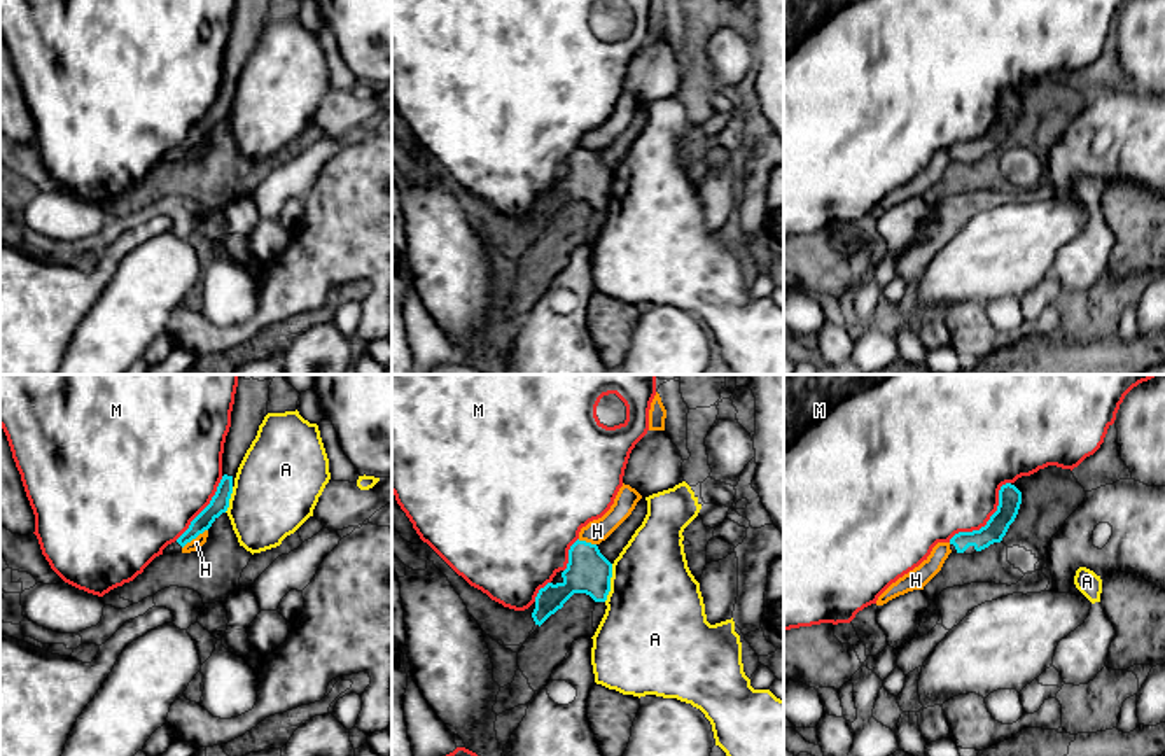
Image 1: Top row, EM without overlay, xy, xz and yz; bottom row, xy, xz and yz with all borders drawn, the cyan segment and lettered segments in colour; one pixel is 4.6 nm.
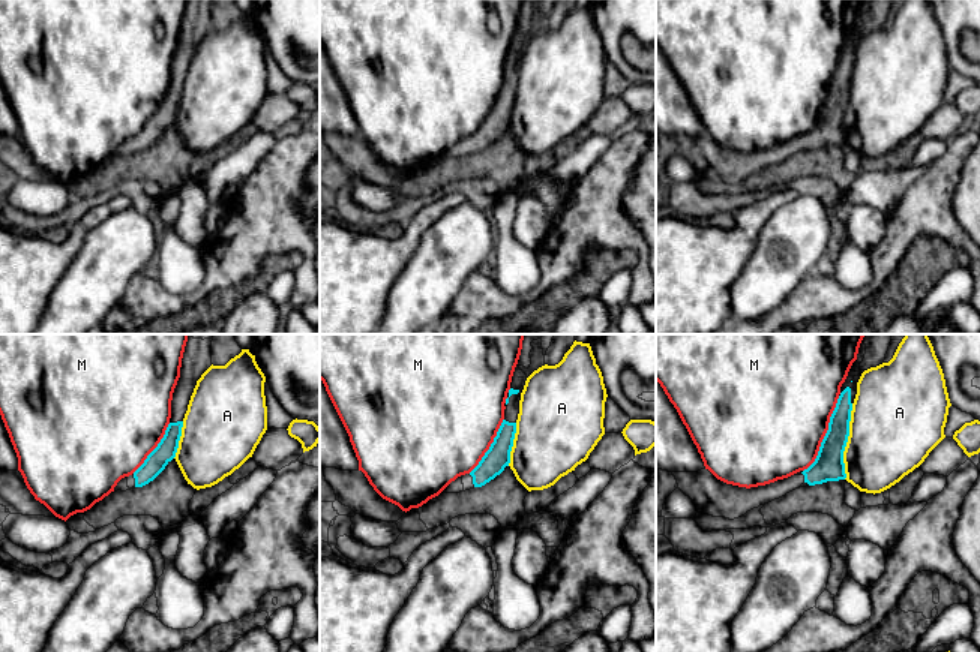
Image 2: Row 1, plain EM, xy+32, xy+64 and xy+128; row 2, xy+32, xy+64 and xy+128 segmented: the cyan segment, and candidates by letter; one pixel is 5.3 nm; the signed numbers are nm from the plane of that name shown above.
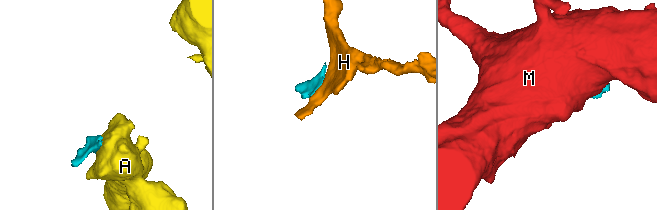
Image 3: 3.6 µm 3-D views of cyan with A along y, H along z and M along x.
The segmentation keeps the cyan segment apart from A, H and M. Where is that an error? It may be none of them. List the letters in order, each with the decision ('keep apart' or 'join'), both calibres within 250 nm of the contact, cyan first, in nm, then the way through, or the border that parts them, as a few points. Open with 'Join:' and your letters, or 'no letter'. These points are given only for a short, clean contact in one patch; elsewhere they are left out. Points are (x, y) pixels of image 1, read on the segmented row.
Join: no letter
A: keep apart; calibres 200 and 460 nm
H: keep apart; calibres 90 and 50 nm; border xy (207, 529), (182, 548)
M: keep apart; calibres 110 and 460 nm

